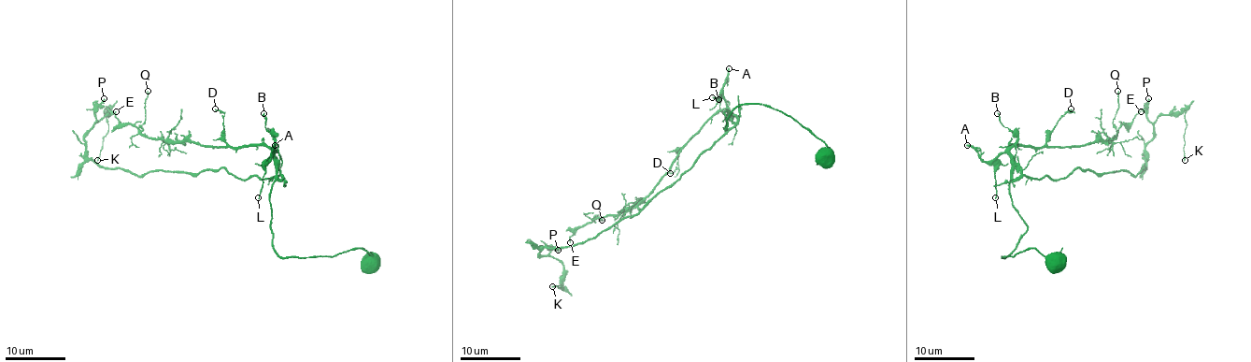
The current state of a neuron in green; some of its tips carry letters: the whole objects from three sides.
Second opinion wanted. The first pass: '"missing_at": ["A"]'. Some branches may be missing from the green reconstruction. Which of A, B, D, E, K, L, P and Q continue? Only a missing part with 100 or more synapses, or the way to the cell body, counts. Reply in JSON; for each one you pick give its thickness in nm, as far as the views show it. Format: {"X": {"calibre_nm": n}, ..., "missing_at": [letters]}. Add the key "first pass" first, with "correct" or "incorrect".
{"first pass": "incorrect", "missing_at": []}

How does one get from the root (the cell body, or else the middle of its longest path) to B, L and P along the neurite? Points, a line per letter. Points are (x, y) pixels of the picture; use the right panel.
B: (1051, 261), (1034, 248), (1002, 257), (1015, 248), (1027, 224), (1009, 192), (1009, 148), (1016, 137), (997, 113)
L: (1051, 261), (1034, 248), (1002, 257), (1027, 228), (1012, 204), (1006, 152), (995, 165), (995, 197)
P: (1051, 261), (1034, 248), (1002, 257), (1027, 228), (1009, 182), (1077, 167), (1136, 175), (1153, 137), (1148, 98)

